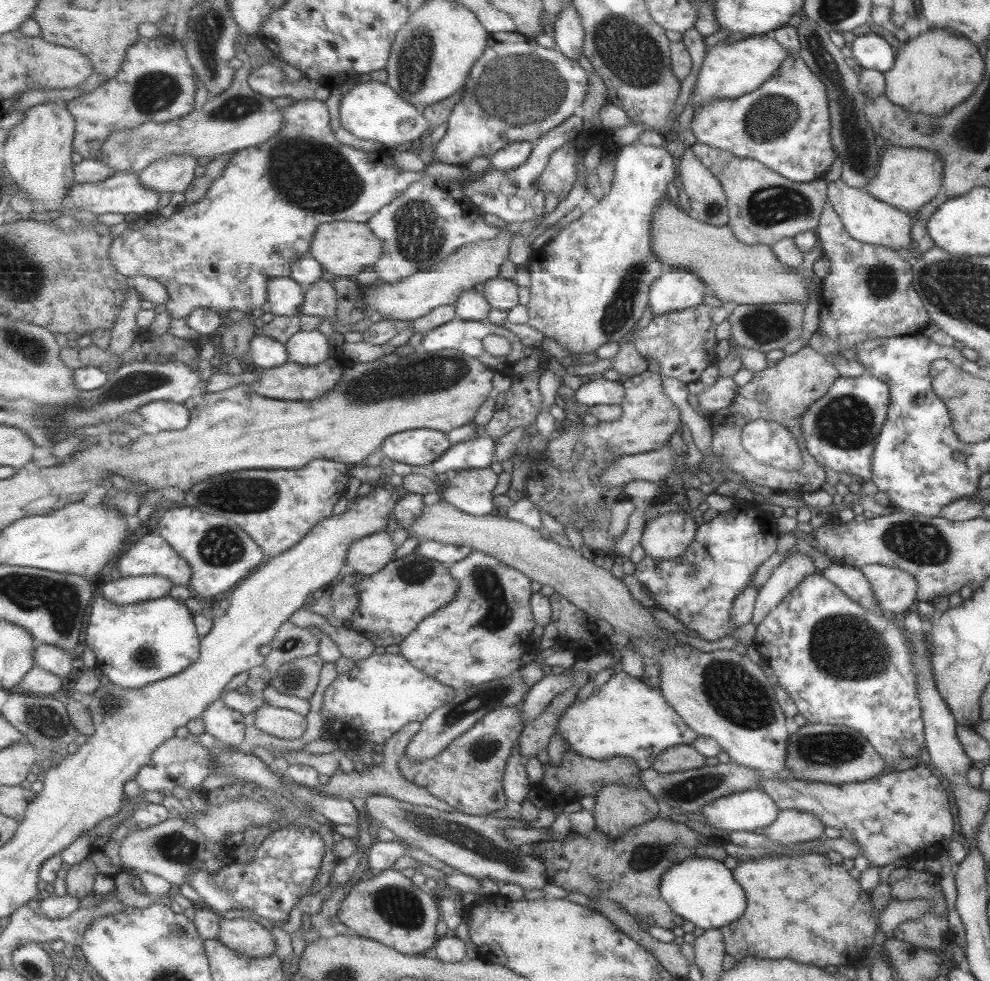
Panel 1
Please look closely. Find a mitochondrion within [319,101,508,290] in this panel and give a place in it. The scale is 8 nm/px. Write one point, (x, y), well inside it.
(418, 231)

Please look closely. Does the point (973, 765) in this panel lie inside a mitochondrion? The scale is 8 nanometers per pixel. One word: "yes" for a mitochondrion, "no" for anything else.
no

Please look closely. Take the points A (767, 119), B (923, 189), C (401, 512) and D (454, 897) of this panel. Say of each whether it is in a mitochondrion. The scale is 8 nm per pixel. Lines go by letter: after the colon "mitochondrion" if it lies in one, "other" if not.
A: mitochondrion
B: other
C: other
D: other

